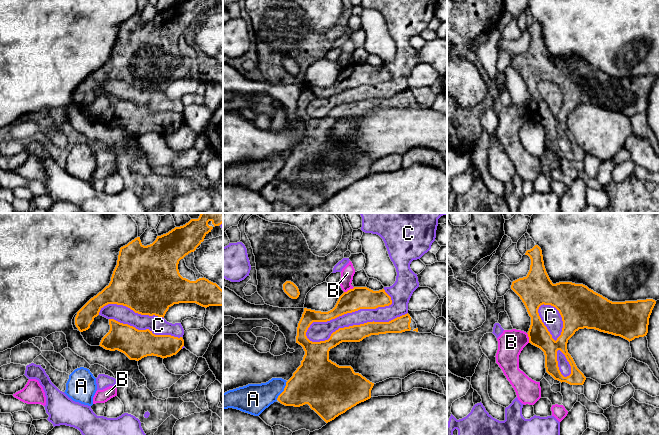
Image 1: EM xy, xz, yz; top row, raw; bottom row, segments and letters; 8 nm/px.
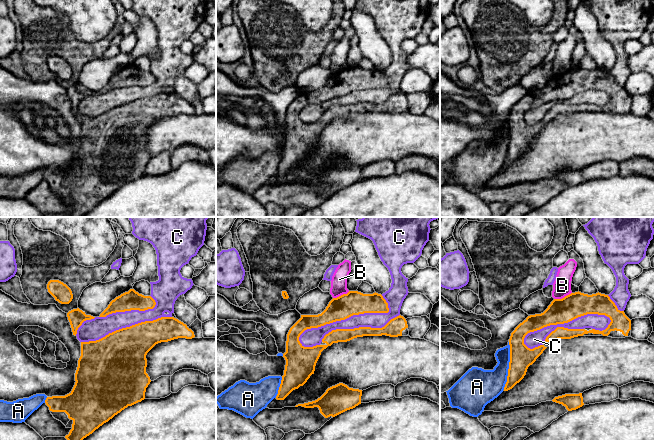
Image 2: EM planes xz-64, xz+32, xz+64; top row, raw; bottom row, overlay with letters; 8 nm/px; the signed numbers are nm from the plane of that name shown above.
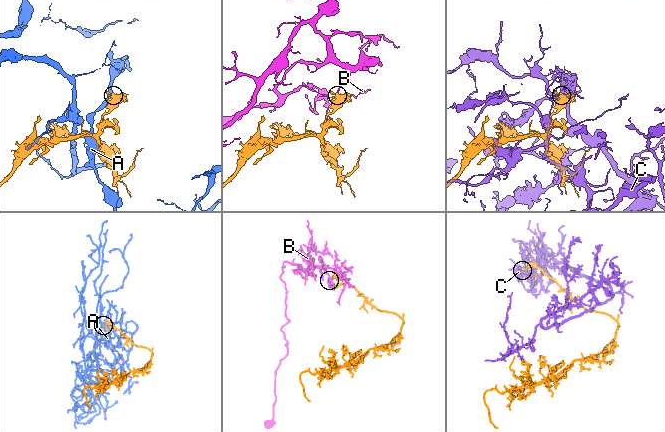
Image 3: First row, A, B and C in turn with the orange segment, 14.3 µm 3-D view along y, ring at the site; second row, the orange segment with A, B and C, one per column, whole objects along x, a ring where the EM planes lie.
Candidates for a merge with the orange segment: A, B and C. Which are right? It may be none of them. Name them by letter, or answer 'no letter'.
no letter

